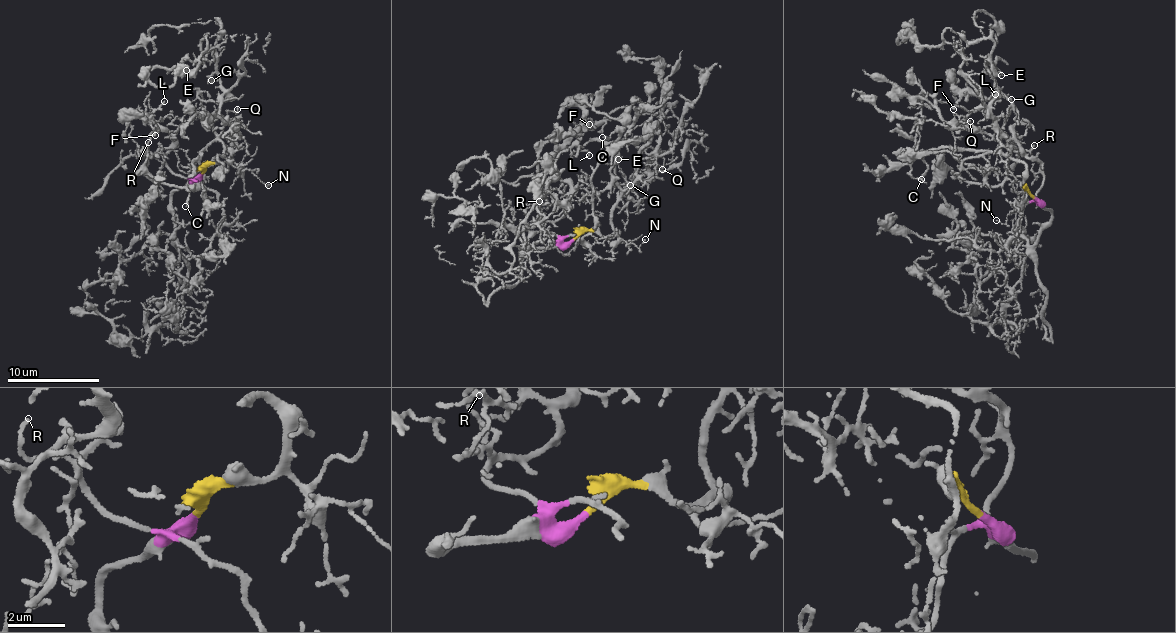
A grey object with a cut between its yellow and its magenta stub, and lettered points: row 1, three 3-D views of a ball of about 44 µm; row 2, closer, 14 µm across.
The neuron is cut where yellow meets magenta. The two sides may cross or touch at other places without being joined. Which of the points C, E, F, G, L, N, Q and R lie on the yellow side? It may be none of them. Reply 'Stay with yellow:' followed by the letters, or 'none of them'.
Stay with yellow: C, E, G, N, Q

